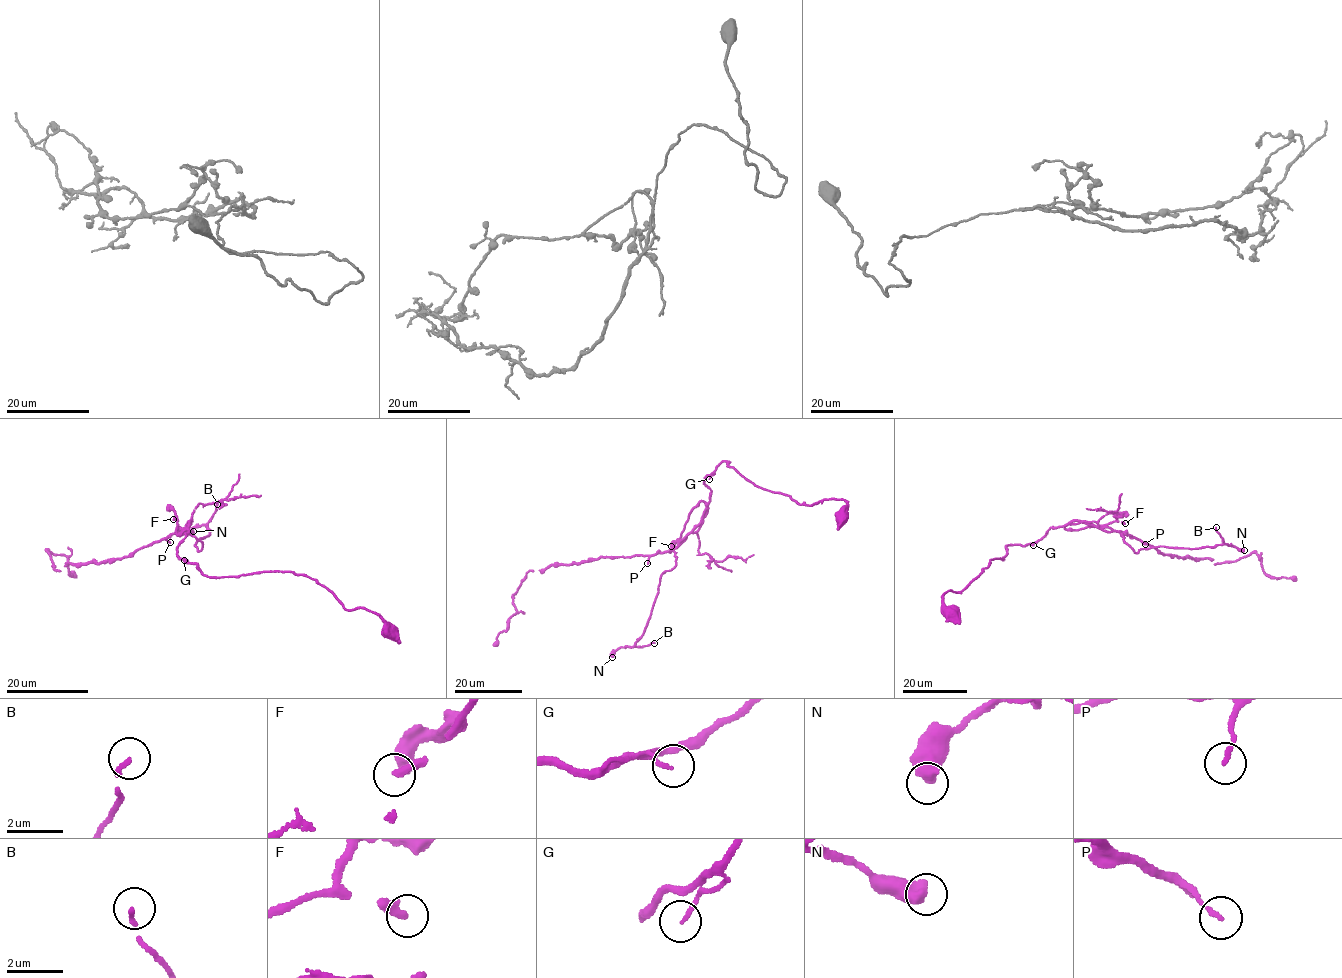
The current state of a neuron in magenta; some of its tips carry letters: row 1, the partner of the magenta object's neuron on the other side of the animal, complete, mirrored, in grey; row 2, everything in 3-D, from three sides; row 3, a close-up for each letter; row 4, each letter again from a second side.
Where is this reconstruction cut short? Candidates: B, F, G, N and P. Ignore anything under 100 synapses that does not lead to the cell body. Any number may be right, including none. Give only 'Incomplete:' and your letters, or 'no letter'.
Incomplete: F

